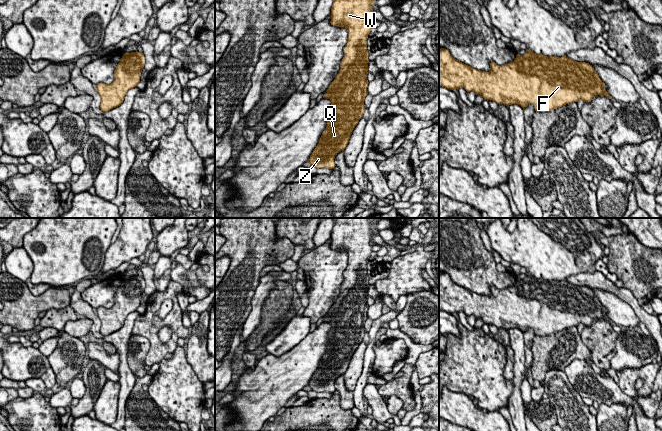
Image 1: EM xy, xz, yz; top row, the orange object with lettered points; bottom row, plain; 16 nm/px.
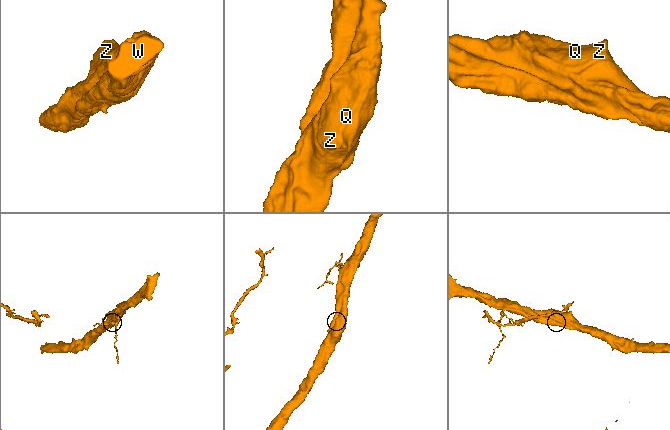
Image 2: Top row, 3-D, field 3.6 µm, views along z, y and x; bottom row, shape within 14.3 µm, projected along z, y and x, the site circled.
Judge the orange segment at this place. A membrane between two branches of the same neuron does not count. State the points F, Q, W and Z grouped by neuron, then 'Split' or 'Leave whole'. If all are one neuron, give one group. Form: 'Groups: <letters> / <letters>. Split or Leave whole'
Groups: F Q W Z. Leave whole

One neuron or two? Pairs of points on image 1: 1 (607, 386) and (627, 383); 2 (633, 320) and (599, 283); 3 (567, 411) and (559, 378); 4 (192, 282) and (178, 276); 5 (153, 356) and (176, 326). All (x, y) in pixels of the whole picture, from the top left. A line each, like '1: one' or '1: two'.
1: two
2: two
3: one
4: one
5: one

